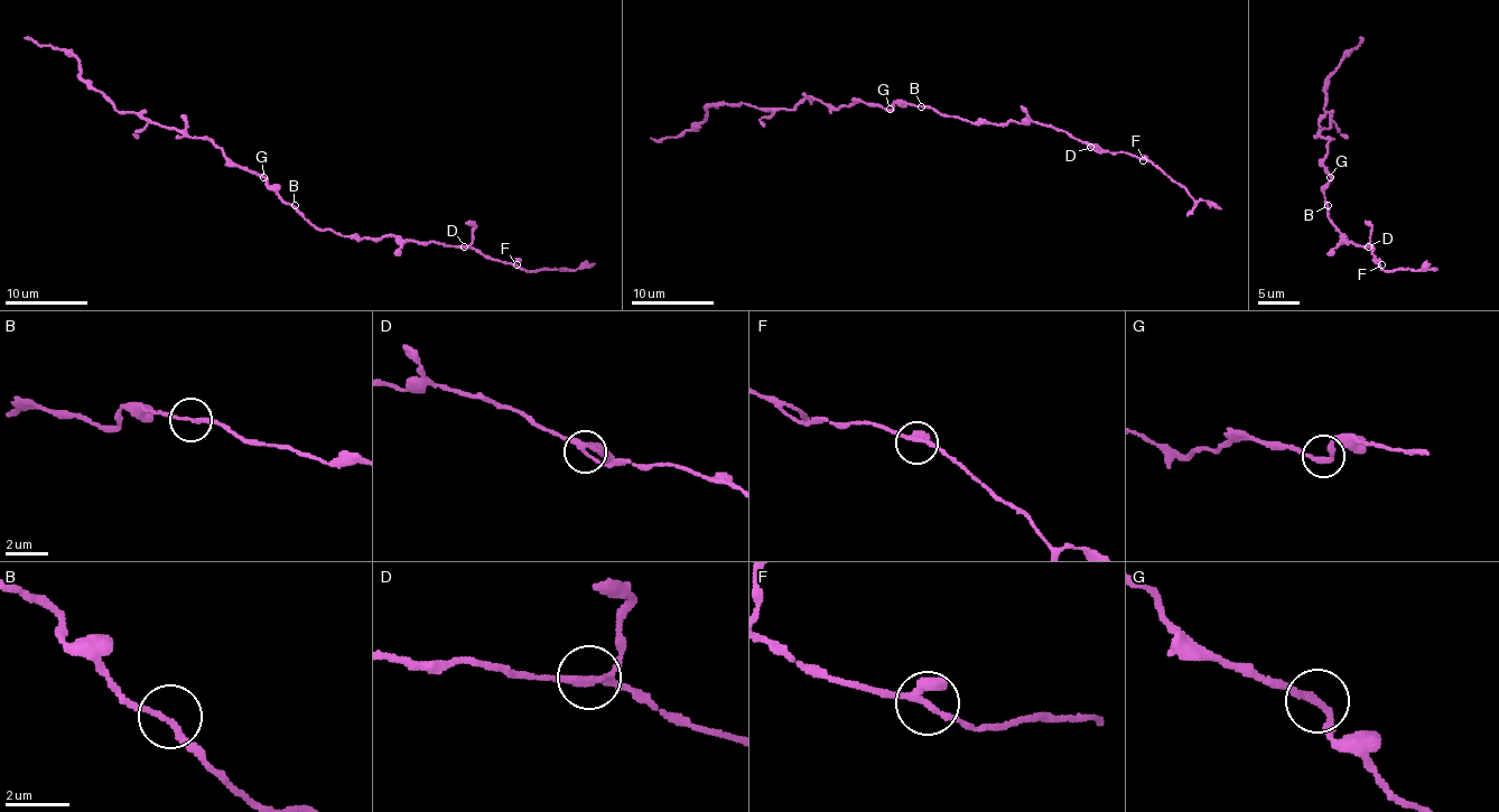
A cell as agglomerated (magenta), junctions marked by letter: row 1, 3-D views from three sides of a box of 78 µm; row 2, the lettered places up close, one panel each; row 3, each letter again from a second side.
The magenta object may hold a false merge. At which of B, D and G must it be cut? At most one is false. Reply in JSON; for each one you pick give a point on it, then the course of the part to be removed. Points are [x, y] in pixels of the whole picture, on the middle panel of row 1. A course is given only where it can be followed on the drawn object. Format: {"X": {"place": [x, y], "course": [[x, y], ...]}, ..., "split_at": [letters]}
{"split_at": []}

